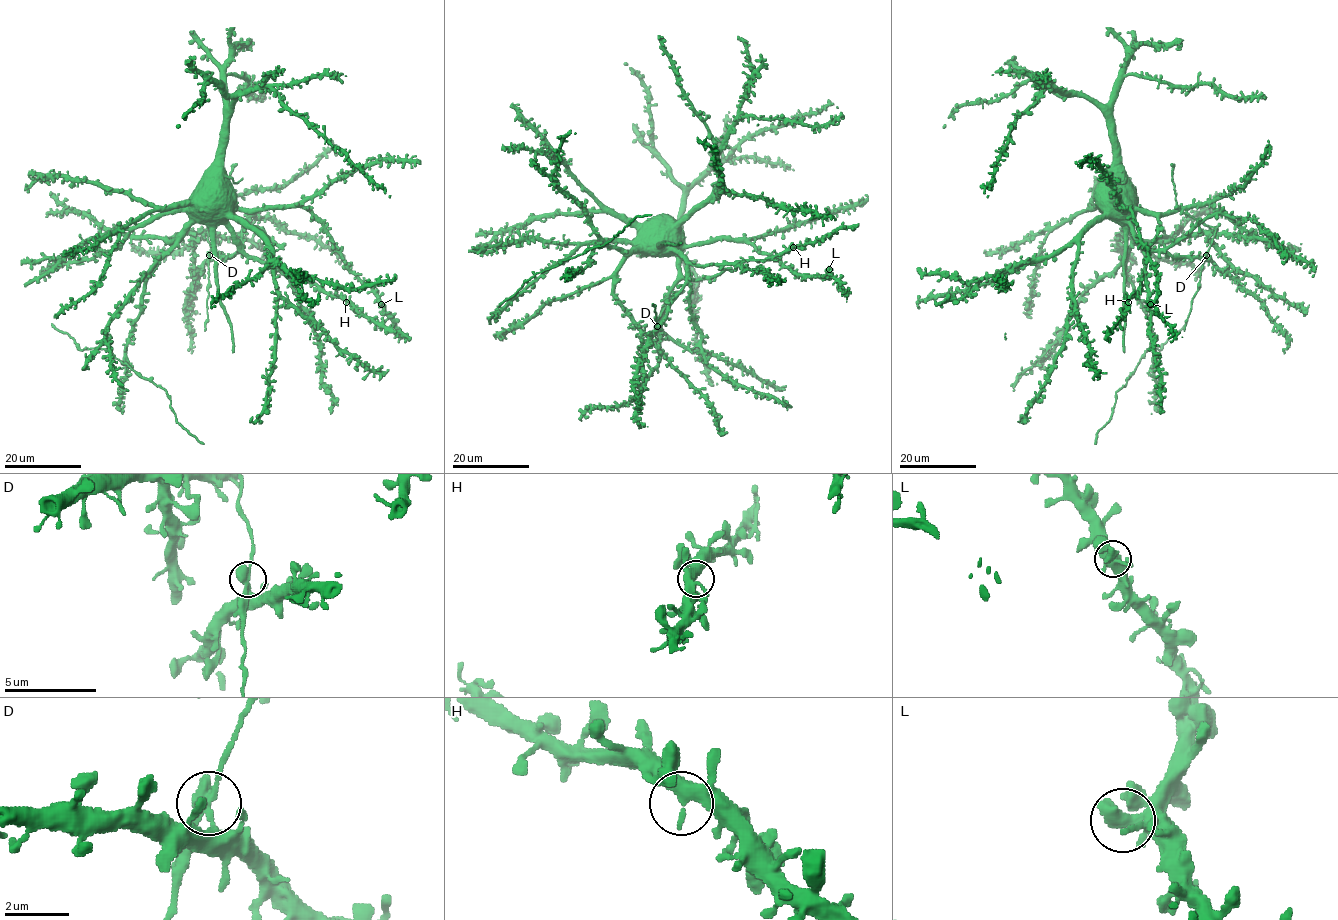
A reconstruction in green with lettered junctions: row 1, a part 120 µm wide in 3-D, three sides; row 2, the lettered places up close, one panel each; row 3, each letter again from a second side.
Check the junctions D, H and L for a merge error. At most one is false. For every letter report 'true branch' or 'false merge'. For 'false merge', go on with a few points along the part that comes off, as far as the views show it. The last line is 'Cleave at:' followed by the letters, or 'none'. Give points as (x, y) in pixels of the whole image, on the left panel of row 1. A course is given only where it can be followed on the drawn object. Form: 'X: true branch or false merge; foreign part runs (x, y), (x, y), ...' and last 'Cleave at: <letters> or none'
D: true branch
H: true branch
L: true branch
Cleave at: none

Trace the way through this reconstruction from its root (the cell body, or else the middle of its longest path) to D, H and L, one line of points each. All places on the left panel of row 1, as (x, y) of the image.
D: (217, 171), (222, 170), (225, 224), (238, 249), (232, 256), (210, 258), (209, 255)
H: (217, 171), (222, 170), (225, 224), (232, 239), (249, 255), (267, 261), (289, 274), (310, 280), (346, 302)
L: (217, 171), (224, 171), (238, 208), (305, 207), (322, 224), (345, 265), (371, 288), (381, 304)

